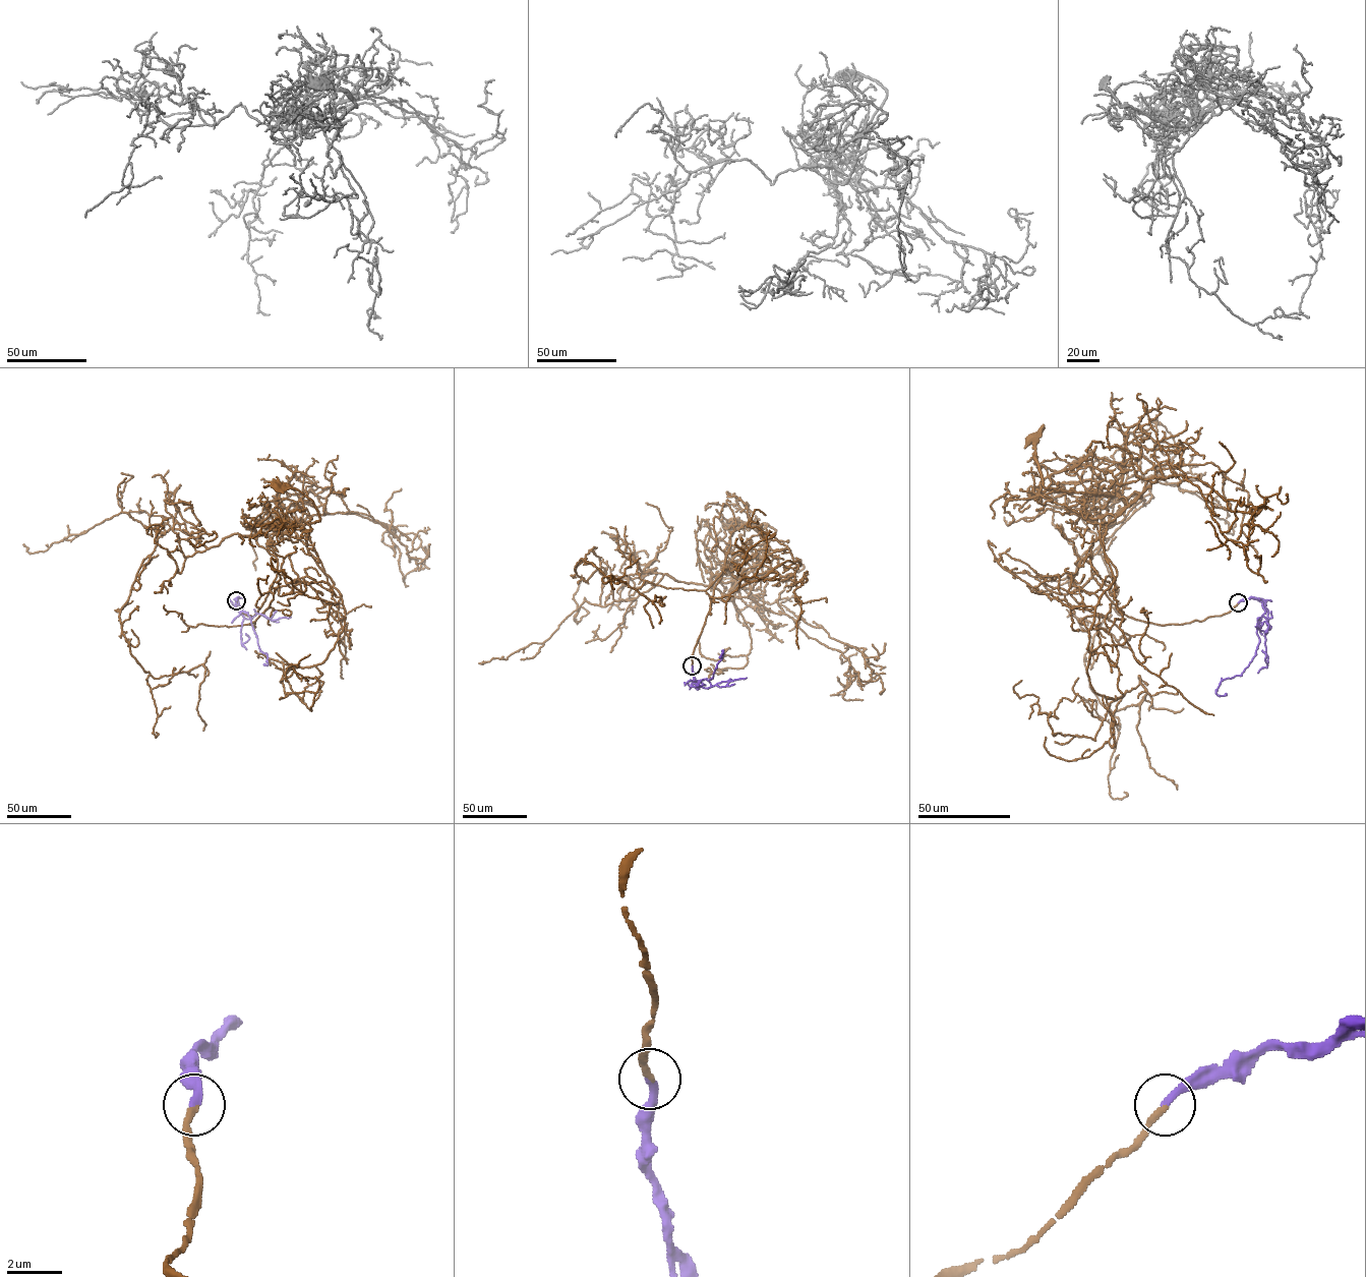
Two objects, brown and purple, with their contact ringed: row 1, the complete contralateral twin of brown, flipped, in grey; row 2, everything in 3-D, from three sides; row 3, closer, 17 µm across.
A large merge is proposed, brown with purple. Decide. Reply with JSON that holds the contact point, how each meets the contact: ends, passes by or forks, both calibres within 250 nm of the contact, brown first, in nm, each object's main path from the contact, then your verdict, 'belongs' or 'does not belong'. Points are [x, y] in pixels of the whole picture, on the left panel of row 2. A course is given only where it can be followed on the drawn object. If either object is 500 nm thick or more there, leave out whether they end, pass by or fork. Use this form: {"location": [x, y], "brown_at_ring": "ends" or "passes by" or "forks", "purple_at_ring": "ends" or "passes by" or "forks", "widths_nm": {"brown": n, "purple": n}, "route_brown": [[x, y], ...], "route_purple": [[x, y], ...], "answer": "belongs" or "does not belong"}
{"location": [236, 600], "brown_at_ring": "ends", "purple_at_ring": "ends", "widths_nm": {"brown": 240, "purple": 300}, "route_brown": [[236, 600], [253, 616], [276, 577], [277, 559], [256, 541], [255, 527], [319, 521], [310, 500], [276, 485]], "route_purple": [[236, 600], [237, 597], [241, 611], [249, 617], [259, 650], [266, 653], [268, 663], [263, 664]], "answer": "belongs"}

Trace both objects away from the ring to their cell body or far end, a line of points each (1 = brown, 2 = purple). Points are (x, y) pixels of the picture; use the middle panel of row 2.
1: (692, 665), (713, 590), (733, 563), (712, 577), (710, 569), (724, 583), (746, 576), (775, 531), (731, 523)
2: (692, 665), (696, 685), (712, 678), (719, 657)

